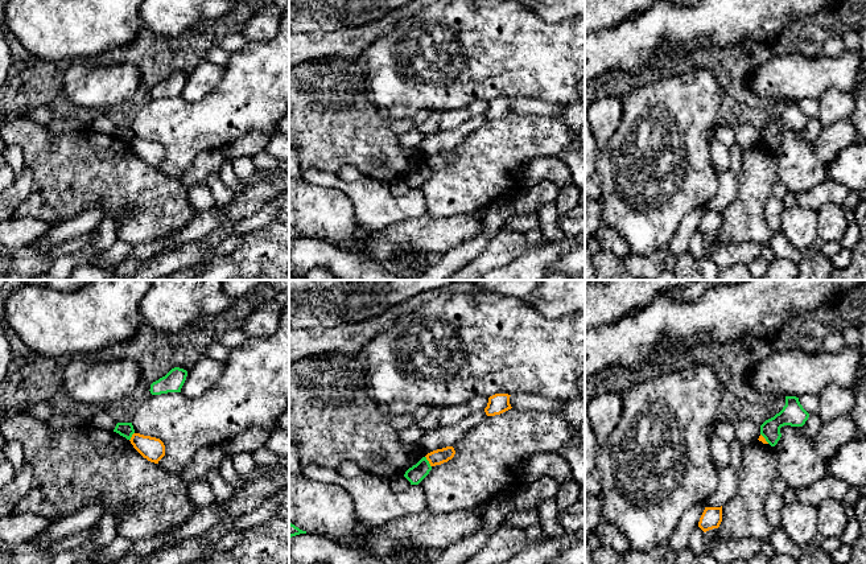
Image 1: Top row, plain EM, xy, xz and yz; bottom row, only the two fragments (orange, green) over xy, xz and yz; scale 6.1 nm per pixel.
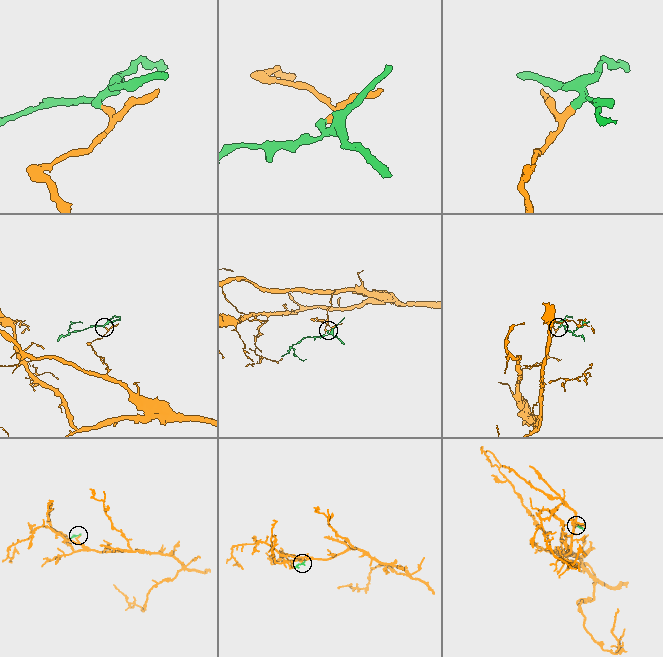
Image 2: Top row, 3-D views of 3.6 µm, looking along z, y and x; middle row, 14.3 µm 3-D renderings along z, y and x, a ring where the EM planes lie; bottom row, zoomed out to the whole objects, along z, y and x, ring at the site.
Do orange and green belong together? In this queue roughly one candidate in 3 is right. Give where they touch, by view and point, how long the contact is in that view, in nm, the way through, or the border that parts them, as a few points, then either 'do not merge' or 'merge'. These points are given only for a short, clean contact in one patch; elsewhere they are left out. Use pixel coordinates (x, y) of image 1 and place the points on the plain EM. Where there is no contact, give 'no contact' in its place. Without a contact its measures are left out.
contact xz (428, 164); length 80 nm; border xz (425, 160), (431, 171); do not merge

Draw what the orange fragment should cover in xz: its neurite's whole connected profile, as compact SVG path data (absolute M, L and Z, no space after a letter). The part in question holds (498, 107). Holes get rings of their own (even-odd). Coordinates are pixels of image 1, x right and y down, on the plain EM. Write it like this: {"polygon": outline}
{"polygon": "M495 98L490 100L487 111L484 112L486 119L495 120L511 114L510 100L508 98Z"}

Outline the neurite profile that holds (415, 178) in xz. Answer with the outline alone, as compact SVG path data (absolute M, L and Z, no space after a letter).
M422 161L416 169L409 172L404 181L411 186L411 189L418 189L432 174L432 170L426 161Z

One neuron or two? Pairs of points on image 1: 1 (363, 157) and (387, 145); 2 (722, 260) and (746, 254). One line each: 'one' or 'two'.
1: one
2: one

